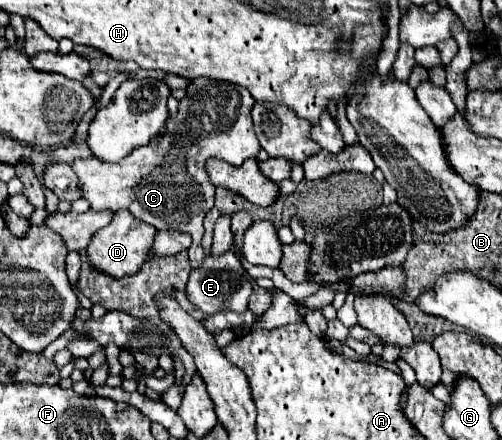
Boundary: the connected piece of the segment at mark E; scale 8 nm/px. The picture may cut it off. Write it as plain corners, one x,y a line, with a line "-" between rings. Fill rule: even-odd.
226,251
224,255
208,255
200,263
200,267
190,271
190,277
186,283
186,295
192,307
200,309
204,317
220,311
246,311
248,299
252,295
250,275
230,251

